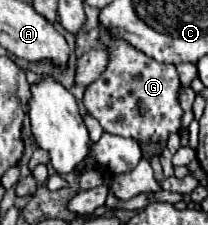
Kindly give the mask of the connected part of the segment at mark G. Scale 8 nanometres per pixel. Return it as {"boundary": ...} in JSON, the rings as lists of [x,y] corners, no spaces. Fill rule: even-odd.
{"boundary":[[[104,32],[102,40],[108,44],[110,64],[106,72],[84,92],[82,102],[88,114],[94,116],[108,134],[140,142],[166,140],[170,132],[178,132],[182,108],[178,104],[180,80],[176,66],[150,60],[146,54],[130,48],[124,40],[110,36],[110,32]]]}

